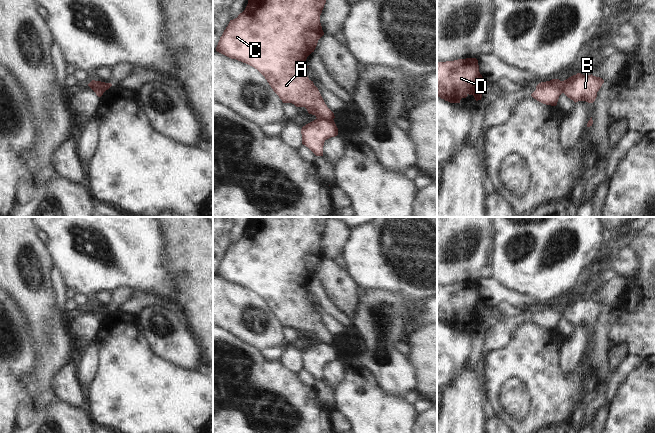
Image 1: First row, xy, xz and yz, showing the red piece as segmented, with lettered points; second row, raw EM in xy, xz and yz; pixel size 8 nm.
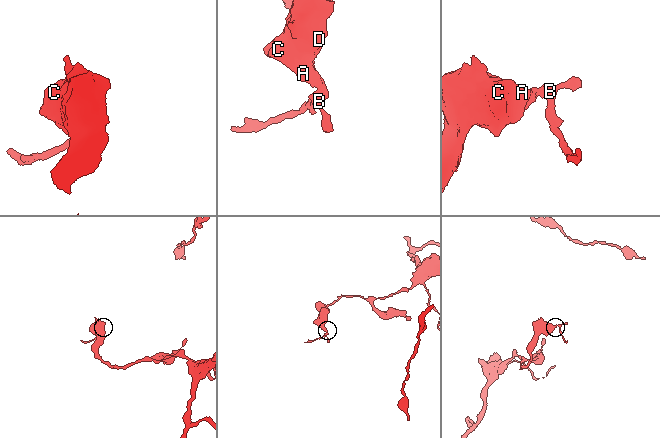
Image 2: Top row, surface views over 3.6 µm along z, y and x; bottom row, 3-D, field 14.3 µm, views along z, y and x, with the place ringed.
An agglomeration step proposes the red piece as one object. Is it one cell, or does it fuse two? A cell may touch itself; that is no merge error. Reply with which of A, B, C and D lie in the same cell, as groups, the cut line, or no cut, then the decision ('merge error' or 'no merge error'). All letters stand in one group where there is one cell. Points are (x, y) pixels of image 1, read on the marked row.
A C D / B; cut in xz along (317, 118), (332, 120); merge error

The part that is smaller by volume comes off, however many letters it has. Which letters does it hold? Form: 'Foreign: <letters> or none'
Foreign: B

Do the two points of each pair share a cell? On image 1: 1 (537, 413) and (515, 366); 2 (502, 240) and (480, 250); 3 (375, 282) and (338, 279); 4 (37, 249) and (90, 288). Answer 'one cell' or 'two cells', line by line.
1: one cell
2: two cells
3: two cells
4: two cells

